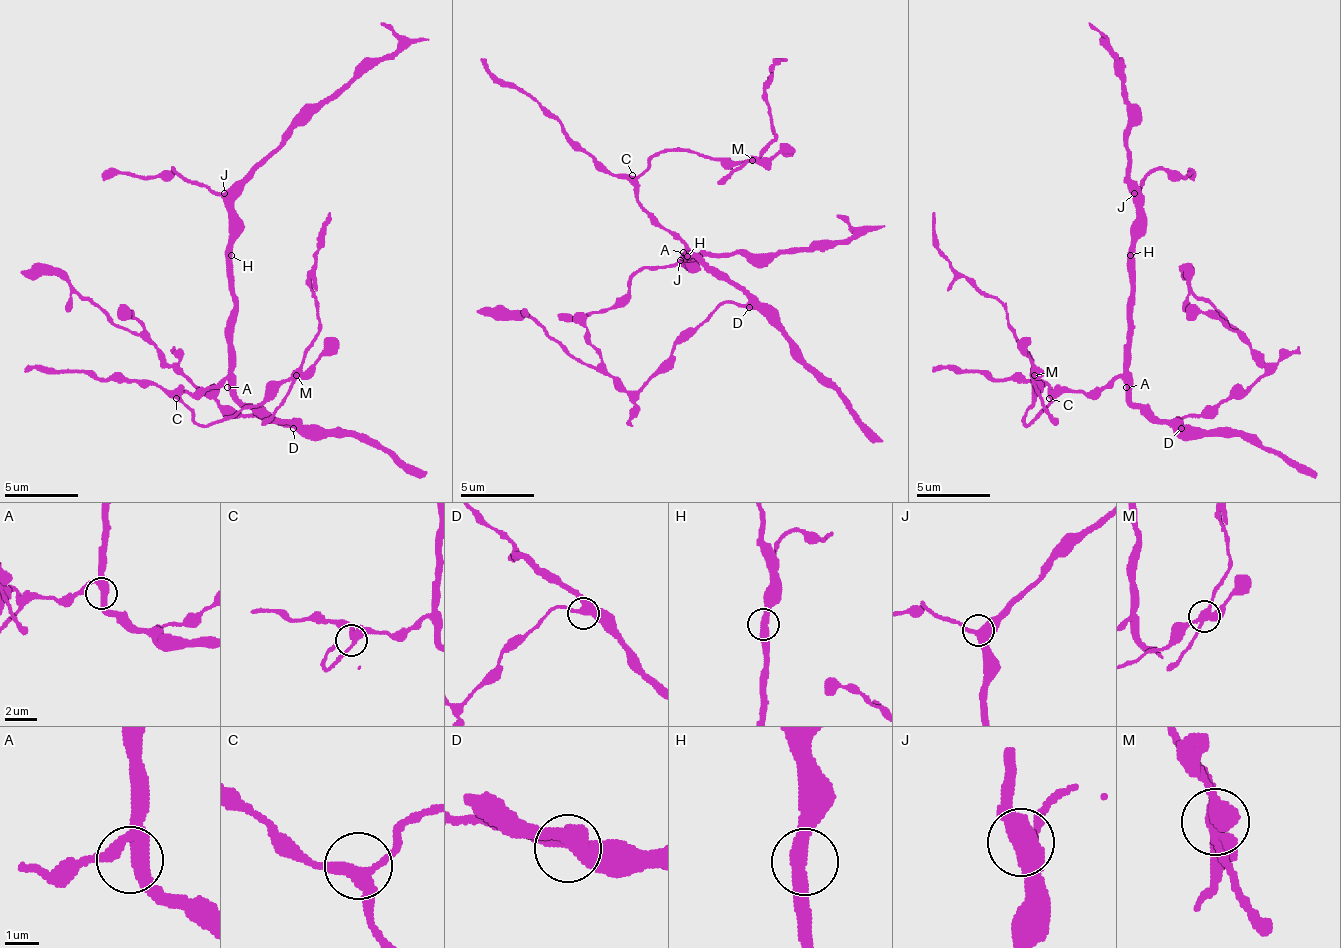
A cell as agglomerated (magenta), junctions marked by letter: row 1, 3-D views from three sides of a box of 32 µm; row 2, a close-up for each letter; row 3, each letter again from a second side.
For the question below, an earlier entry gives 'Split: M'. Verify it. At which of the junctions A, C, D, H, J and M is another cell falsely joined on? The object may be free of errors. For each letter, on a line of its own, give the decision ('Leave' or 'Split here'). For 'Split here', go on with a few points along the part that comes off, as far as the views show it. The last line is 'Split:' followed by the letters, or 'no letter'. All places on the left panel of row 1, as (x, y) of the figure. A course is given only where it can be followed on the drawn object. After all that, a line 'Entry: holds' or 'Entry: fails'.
A: Leave
C: Leave
D: Leave
H: Leave
J: Leave
M: Split here. Course of the part to remove: (297, 376), (319, 314), (308, 270), (319, 248), (330, 211)
Split: M
Entry: holds

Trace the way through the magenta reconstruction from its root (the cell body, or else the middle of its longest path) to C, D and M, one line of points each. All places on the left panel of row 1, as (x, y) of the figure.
C: (235, 384), (224, 376), (209, 387), (183, 391), (176, 398)
D: (235, 384), (235, 391), (249, 406), (268, 409), (293, 428)
M: (235, 384), (224, 376), (209, 387), (183, 391), (183, 406), (198, 424), (227, 420), (260, 406), (297, 376)

